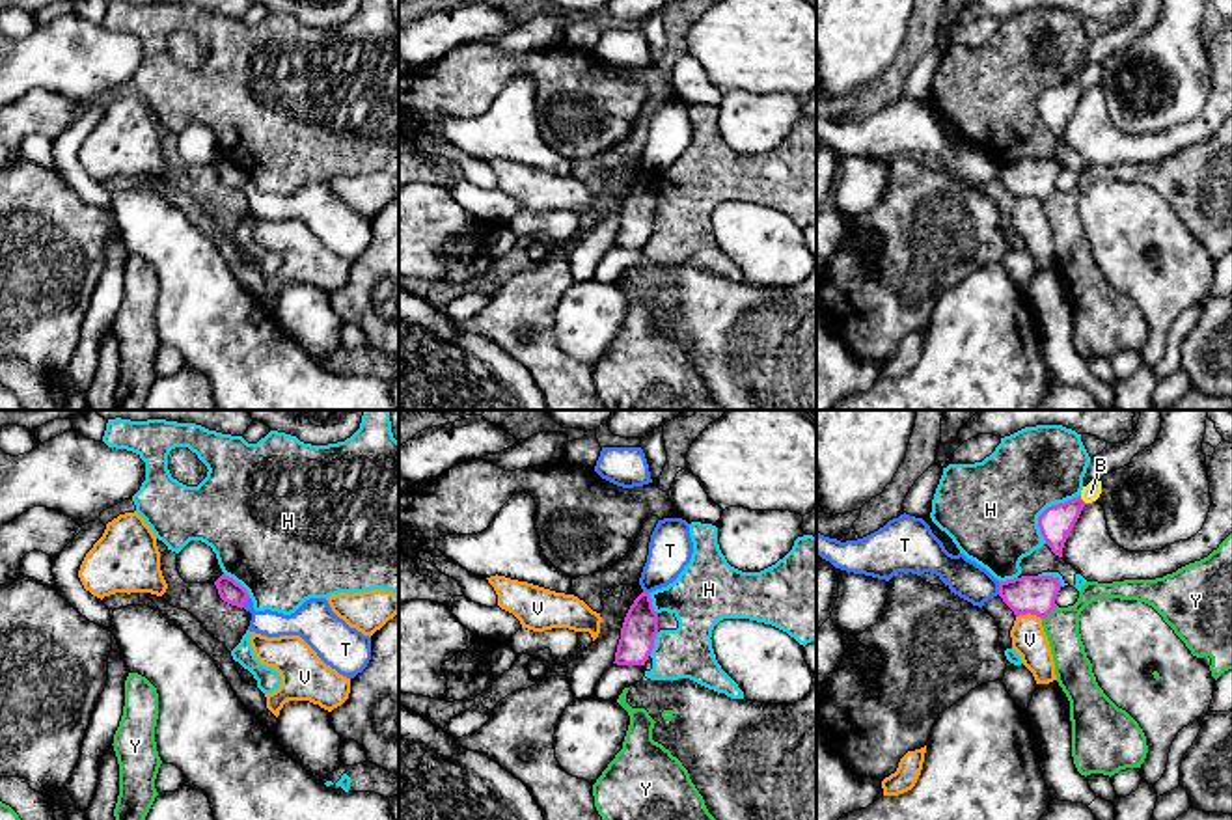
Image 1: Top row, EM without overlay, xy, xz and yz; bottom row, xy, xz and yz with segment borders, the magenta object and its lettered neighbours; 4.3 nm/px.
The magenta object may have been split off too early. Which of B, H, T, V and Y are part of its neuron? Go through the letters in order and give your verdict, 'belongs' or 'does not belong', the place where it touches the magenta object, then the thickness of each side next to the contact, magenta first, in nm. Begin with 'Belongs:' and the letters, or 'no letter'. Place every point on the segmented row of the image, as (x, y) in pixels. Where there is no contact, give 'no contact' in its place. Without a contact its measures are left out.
Belongs: B
B: belongs; contact yz (1081, 500); calibres 150 and 80 nm
H: does not belong; contact yz (1046, 509); calibres 150 and 420 nm
T: does not belong; contact yz (999, 587); calibres 170 and 160 nm
V: does not belong; contact yz (1029, 612); calibres 170 and 150 nm
Y: does not belong; contact yz (1050, 612); calibres 170 and 150 nm

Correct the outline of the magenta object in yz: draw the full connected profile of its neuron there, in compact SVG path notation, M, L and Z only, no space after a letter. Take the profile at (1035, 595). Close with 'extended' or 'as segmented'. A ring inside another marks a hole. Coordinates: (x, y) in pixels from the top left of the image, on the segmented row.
M1021 576L999 581L999 596L1016 617L1031 613L1046 619L1057 608L1061 587L1059 578L1053 576Z; as segmented

